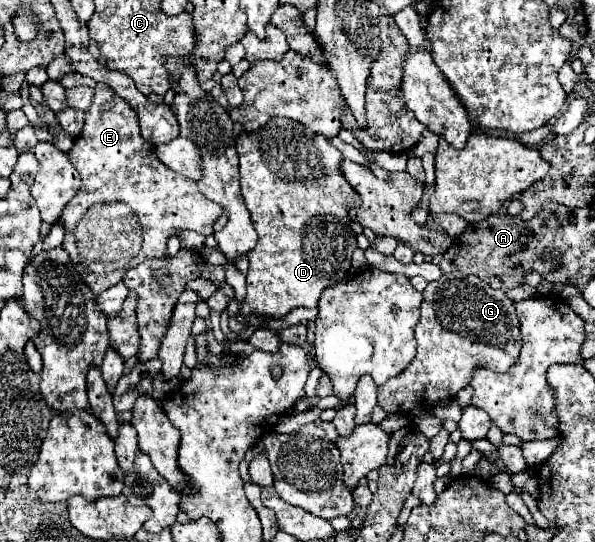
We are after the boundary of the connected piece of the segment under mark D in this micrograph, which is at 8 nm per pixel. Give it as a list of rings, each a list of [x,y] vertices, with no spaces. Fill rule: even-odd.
[[[287,118],[269,120],[255,132],[241,132],[235,146],[239,152],[241,192],[259,236],[255,250],[247,252],[247,294],[239,310],[241,322],[245,322],[251,314],[283,318],[297,306],[315,308],[321,292],[345,276],[351,266],[351,254],[357,246],[357,234],[349,226],[347,208],[355,208],[355,204],[359,204],[359,194],[347,184],[347,180],[343,180],[343,176],[339,176],[339,160],[343,160],[343,156],[327,142],[325,136],[319,136],[309,128],[303,128],[303,124],[295,124],[295,120]],[[285,170],[305,174],[297,174],[299,180],[287,180]]]

